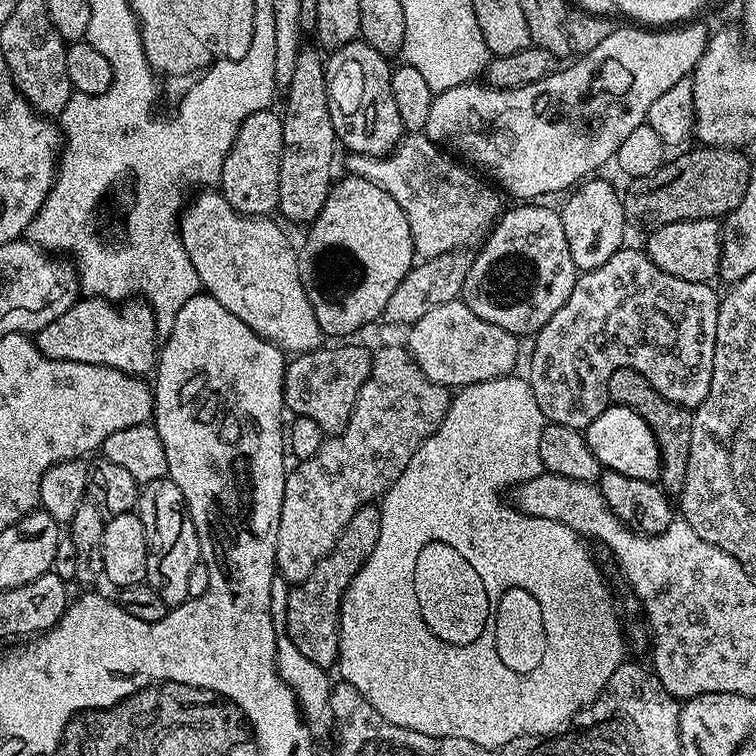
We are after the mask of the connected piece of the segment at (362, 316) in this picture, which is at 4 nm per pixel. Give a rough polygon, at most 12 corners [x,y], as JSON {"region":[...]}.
{"region":[[333,183],[298,248],[325,337],[379,321],[416,256],[382,186]]}

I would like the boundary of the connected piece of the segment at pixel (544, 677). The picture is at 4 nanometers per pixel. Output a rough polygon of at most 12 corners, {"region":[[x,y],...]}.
{"region":[[527,379],[453,395],[379,501],[343,683],[501,748],[626,636],[543,471]]}

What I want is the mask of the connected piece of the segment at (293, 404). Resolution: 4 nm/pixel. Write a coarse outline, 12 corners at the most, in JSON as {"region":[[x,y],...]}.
{"region":[[371,351],[293,355],[284,406],[328,436],[350,422]]}

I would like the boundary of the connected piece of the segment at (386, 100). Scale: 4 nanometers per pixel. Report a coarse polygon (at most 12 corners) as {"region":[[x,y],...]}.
{"region":[[351,40],[327,57],[330,122],[349,153],[386,156],[406,133],[392,68]]}

